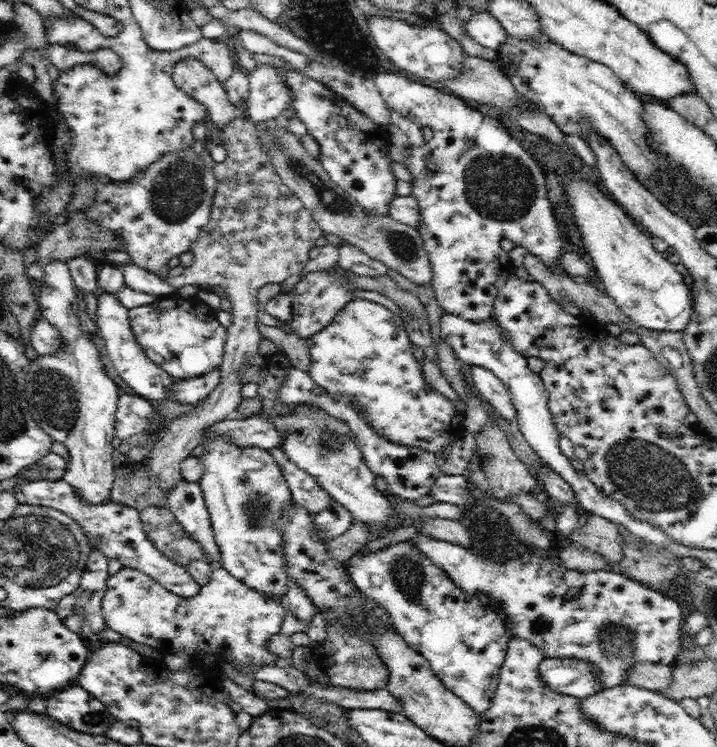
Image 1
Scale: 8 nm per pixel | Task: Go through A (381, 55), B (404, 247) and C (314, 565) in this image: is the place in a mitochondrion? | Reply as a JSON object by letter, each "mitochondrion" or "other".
{"A":"other","B":"mitochondrion","C":"other"}

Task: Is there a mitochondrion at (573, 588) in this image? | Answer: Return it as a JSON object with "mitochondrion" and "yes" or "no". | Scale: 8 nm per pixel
{"mitochondrion":"no"}

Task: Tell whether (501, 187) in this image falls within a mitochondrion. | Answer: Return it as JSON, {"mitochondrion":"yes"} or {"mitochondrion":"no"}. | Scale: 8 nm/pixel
{"mitochondrion":"yes"}

